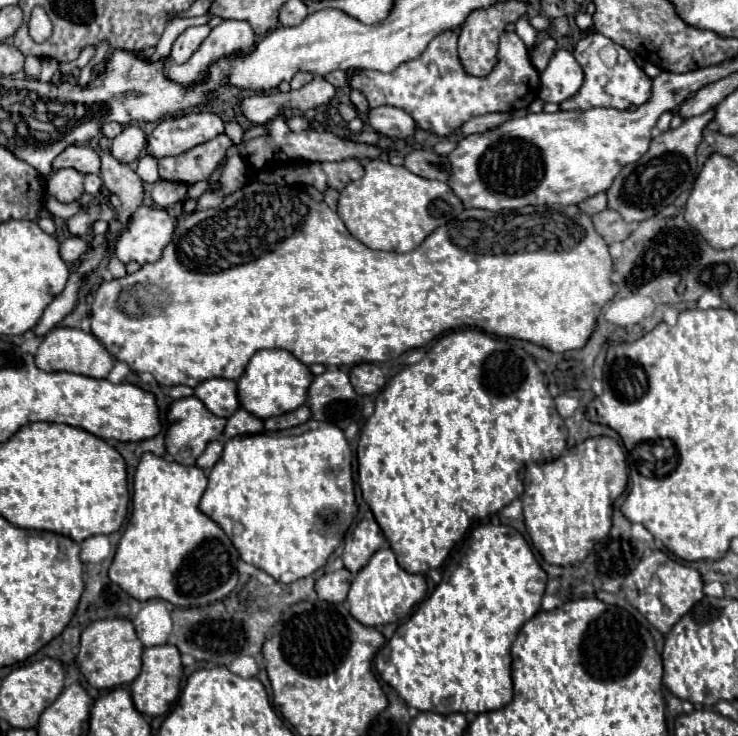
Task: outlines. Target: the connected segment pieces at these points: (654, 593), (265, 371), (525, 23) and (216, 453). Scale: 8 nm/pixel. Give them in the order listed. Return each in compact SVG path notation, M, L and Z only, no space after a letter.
M653 550L649 556L641 558L637 568L625 576L623 592L631 606L635 606L659 632L667 634L673 624L685 616L695 602L703 598L703 580L695 568L683 566L671 560L665 552Z
M259 350L249 360L243 376L237 382L237 396L241 408L249 414L265 420L271 416L279 416L291 412L305 404L307 388L313 380L313 374L305 364L301 364L291 352L287 350Z
M521 16L519 20L517 20L517 26L515 26L515 32L517 32L517 36L525 42L525 46L527 48L531 48L533 44L535 44L535 38L537 38L537 32L535 32L535 28L529 24L529 20L527 20L527 16Z
M219 440L209 442L209 444L207 444L207 448L205 448L205 452L197 458L197 466L199 466L199 468L203 468L205 472L209 472L209 470L215 466L215 462L219 460L221 452L223 452L223 444L221 444Z

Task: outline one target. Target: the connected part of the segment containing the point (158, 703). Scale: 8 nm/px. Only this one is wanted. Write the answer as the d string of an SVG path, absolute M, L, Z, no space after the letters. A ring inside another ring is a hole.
M163 644L163 646L145 648L143 650L143 670L131 684L131 698L133 698L135 708L145 716L161 716L169 712L179 696L181 674L183 674L181 654L175 646Z

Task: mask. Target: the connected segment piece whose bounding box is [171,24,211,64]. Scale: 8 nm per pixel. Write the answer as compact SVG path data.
M203 24L203 26L191 26L183 34L179 34L171 48L173 62L175 64L187 62L191 58L191 54L199 48L199 44L209 36L209 32L211 32L211 28L207 24Z

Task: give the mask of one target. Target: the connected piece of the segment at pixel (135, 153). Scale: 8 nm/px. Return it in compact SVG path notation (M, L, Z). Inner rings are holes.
M129 126L117 138L111 140L111 154L123 164L131 164L133 160L137 160L143 148L145 148L145 134L139 126Z

